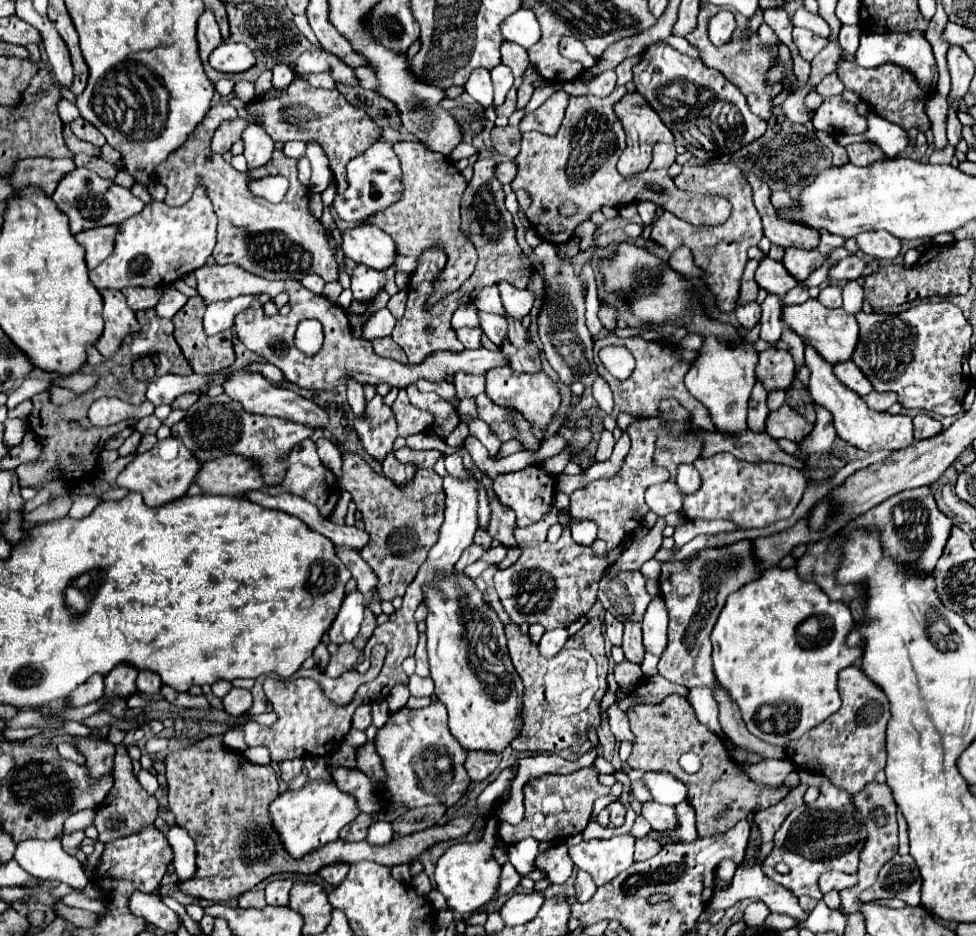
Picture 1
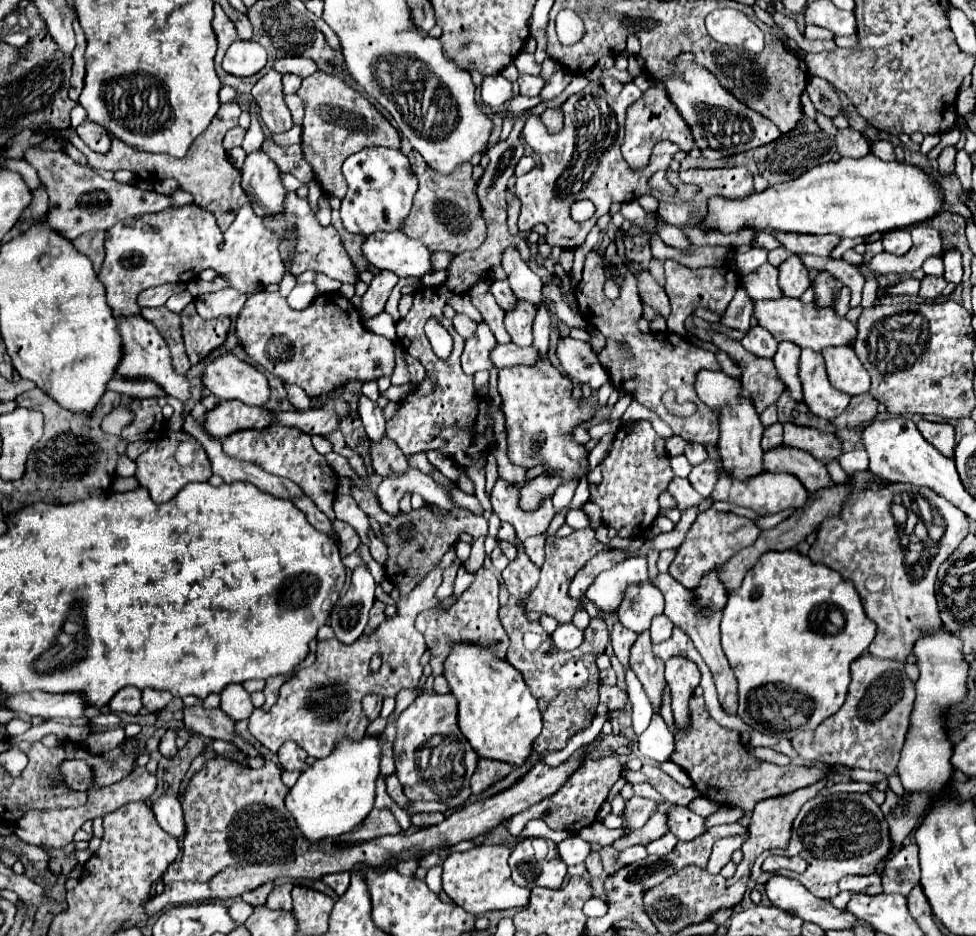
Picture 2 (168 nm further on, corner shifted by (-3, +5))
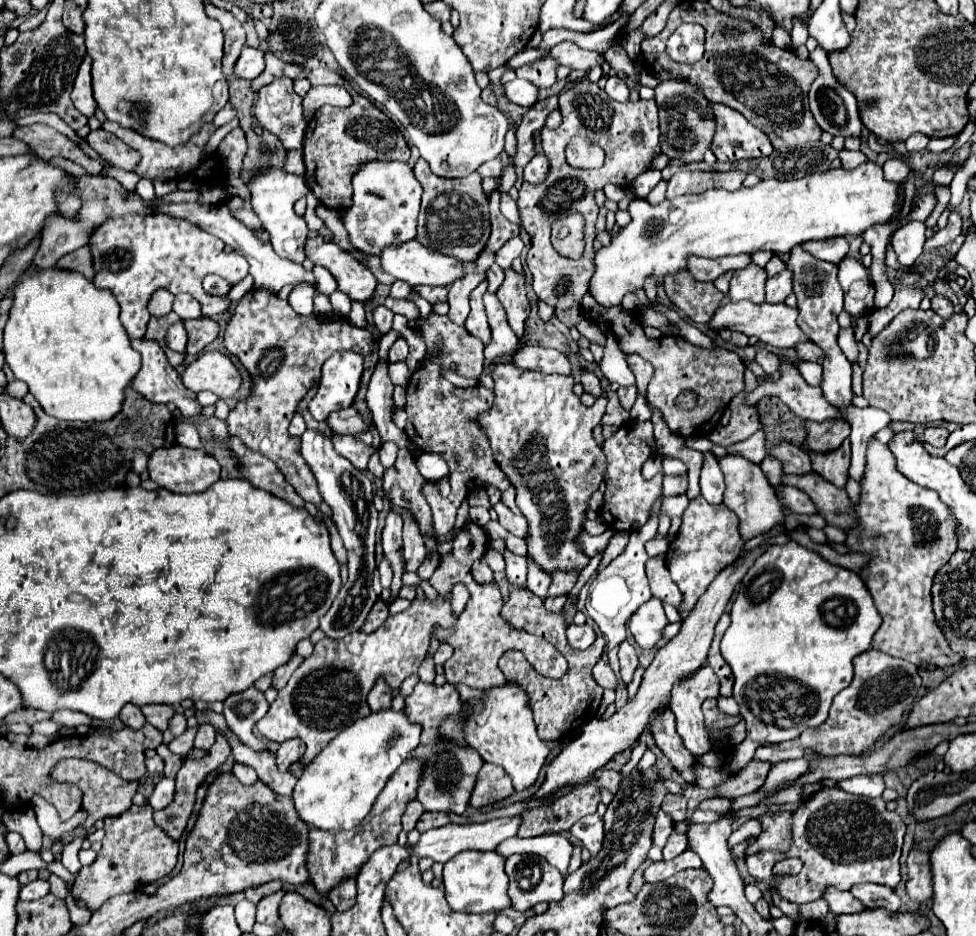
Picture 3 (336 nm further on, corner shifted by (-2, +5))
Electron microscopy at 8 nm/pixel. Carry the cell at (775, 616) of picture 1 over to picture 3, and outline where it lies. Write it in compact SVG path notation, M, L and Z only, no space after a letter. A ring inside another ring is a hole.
M789 541L785 545L773 545L769 547L759 559L757 563L753 563L753 567L747 571L747 575L743 577L741 581L741 589L733 601L733 609L731 609L731 627L725 631L723 639L721 639L721 653L725 657L725 661L729 663L731 671L733 671L733 677L735 677L735 685L733 685L733 697L735 701L739 703L741 707L741 715L743 719L747 721L747 739L737 745L739 753L733 753L731 755L731 767L727 767L729 773L739 773L751 759L753 759L753 753L759 745L767 745L767 743L781 743L781 741L789 741L789 739L797 739L805 729L809 727L817 727L821 725L827 715L829 715L829 707L831 707L831 701L833 697L843 691L851 679L853 679L853 659L861 653L865 653L869 647L871 647L871 639L873 635L877 633L877 629L881 627L883 619L871 599L871 593L867 591L863 579L859 575L855 575L853 571L849 569L843 569L839 565L831 565L827 559L823 559L819 553L807 549L807 547L801 547L799 543L795 541Z

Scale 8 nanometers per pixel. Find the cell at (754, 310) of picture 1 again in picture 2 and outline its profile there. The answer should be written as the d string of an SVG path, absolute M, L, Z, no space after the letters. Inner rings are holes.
M760 325L750 327L740 343L744 345L746 351L750 351L758 357L774 357L776 347L778 347L776 339L772 339L772 335L768 335L768 331L764 331L764 327L760 327Z

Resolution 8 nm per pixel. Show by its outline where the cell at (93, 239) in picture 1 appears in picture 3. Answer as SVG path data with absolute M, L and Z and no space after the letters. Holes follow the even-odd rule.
M81 247L79 251L73 251L69 255L65 255L63 259L59 259L59 263L55 265L57 269L67 269L67 271L77 271L81 273L85 279L93 279L95 271L91 265L91 253L87 247Z

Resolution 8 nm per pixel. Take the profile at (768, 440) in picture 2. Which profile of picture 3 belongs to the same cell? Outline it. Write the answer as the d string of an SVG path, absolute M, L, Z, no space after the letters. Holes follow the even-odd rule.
M781 443L779 447L773 447L767 453L779 457L779 461L783 463L783 471L789 475L807 475L813 471L809 455L791 443Z

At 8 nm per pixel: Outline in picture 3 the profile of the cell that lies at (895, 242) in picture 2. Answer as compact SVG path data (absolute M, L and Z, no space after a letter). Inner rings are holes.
M911 221L895 231L891 237L893 249L897 253L897 259L901 265L911 267L923 253L925 243L925 223L923 221Z

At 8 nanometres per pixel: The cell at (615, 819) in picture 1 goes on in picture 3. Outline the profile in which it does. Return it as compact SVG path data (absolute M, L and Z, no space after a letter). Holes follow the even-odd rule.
M661 811L657 815L657 825L655 825L655 833L653 833L653 841L655 841L657 847L661 847L661 849L665 847L669 835L673 833L673 825L675 825L673 819L665 811Z

